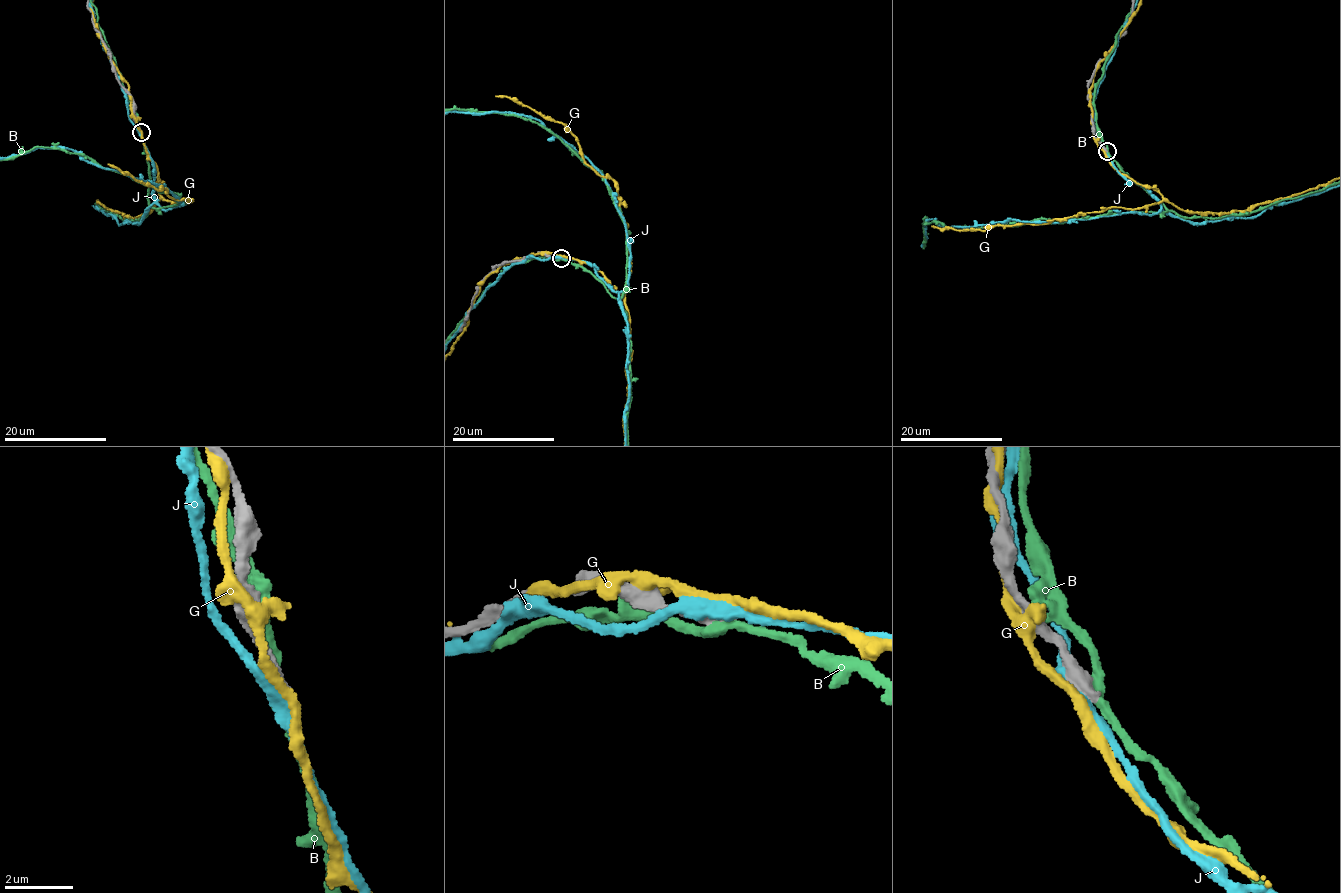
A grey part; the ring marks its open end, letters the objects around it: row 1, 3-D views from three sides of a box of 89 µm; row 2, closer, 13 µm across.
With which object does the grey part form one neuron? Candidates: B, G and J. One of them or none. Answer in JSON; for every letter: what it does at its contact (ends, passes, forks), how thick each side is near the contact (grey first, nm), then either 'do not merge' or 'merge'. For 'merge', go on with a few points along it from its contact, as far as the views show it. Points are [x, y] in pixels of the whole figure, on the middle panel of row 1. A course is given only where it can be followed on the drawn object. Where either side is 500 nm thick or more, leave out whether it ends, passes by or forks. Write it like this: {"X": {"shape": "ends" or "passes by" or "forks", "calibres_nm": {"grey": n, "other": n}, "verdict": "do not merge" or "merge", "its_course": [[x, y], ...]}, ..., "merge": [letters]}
{"B": {"shape": "passes by", "calibres_nm": {"grey": 480, "other": 280}, "verdict": "do not merge"}, "G": {"calibres_nm": {"grey": 500, "other": 260}, "verdict": "do not merge"}, "J": {"calibres_nm": {"grey": 550, "other": 360}, "verdict": "do not merge"}, "merge": []}

